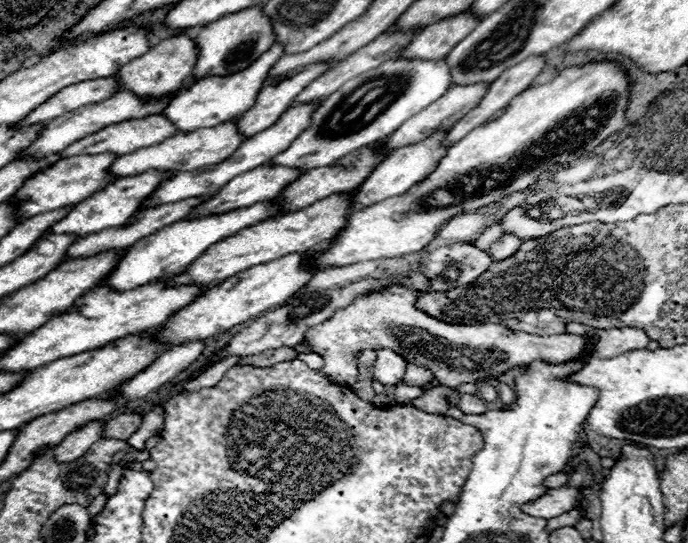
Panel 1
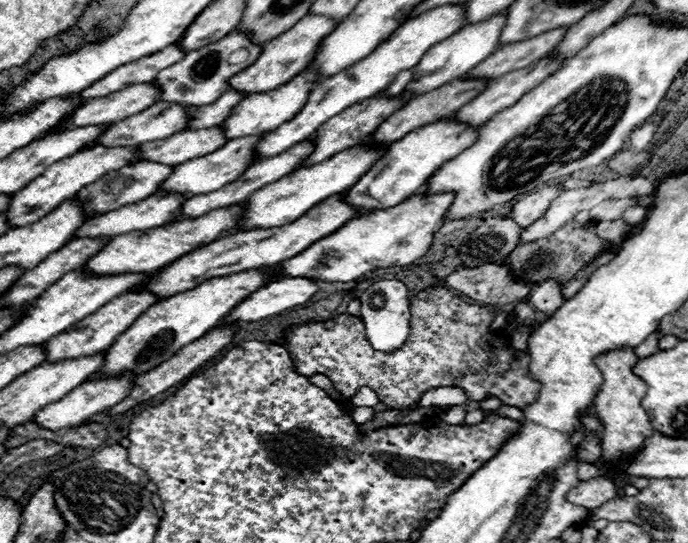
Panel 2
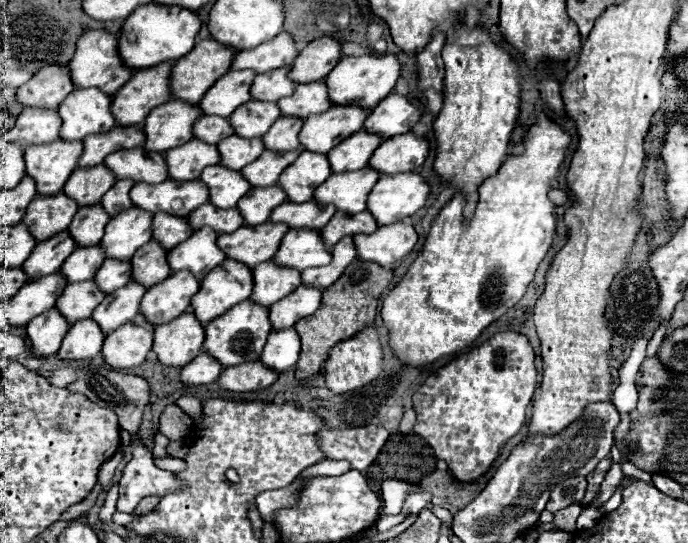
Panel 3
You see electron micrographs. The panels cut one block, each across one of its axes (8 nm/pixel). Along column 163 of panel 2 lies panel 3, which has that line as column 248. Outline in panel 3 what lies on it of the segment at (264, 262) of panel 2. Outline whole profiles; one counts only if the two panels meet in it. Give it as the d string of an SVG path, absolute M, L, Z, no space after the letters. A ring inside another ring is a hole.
M224 260L202 282L192 298L192 314L206 326L206 322L222 316L232 306L250 298L254 288L252 270L240 262Z

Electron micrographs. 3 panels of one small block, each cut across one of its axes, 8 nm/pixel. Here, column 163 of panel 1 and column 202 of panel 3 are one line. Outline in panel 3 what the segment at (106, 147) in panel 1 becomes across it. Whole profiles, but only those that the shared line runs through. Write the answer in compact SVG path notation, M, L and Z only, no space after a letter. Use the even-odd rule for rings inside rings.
M202 116L198 122L194 122L194 138L206 142L206 144L218 144L220 140L228 138L234 134L228 118L208 118L208 116Z

